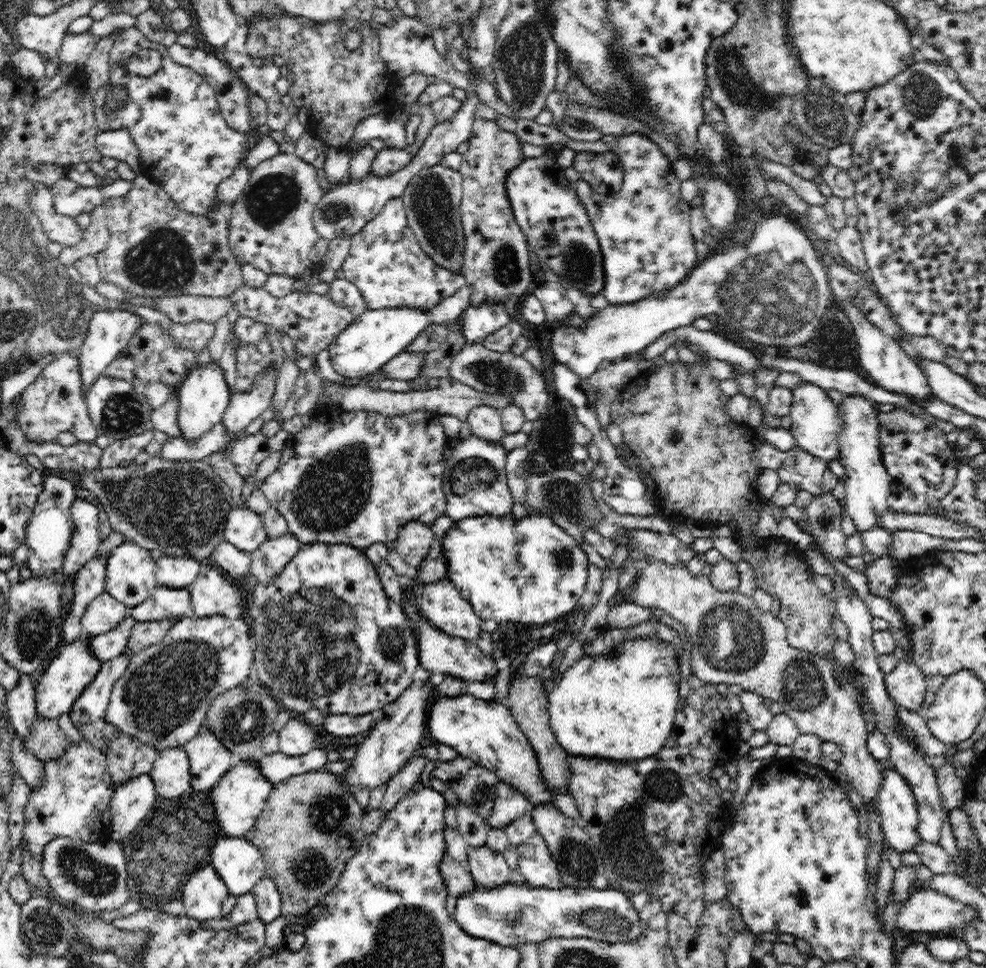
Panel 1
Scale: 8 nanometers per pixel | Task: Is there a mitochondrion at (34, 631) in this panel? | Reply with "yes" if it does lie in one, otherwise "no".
yes

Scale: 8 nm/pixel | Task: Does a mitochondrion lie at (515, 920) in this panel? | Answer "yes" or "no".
yes

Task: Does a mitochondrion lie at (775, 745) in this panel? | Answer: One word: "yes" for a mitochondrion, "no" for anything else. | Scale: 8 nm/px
no

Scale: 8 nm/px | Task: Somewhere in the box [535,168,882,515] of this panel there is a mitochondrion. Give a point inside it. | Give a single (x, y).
(777, 294)

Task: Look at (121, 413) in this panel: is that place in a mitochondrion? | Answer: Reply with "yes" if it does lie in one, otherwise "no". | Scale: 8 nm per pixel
yes

